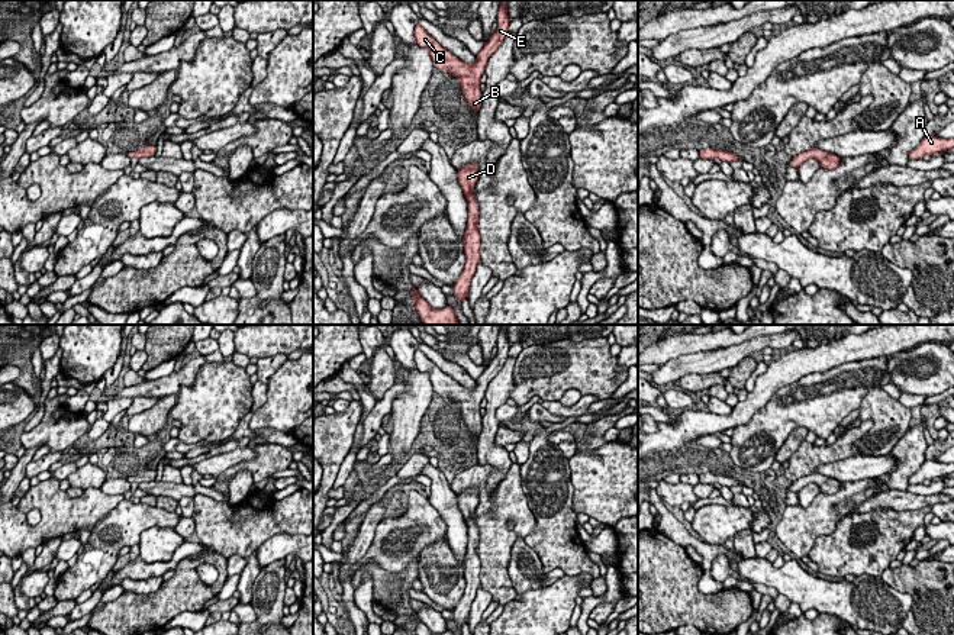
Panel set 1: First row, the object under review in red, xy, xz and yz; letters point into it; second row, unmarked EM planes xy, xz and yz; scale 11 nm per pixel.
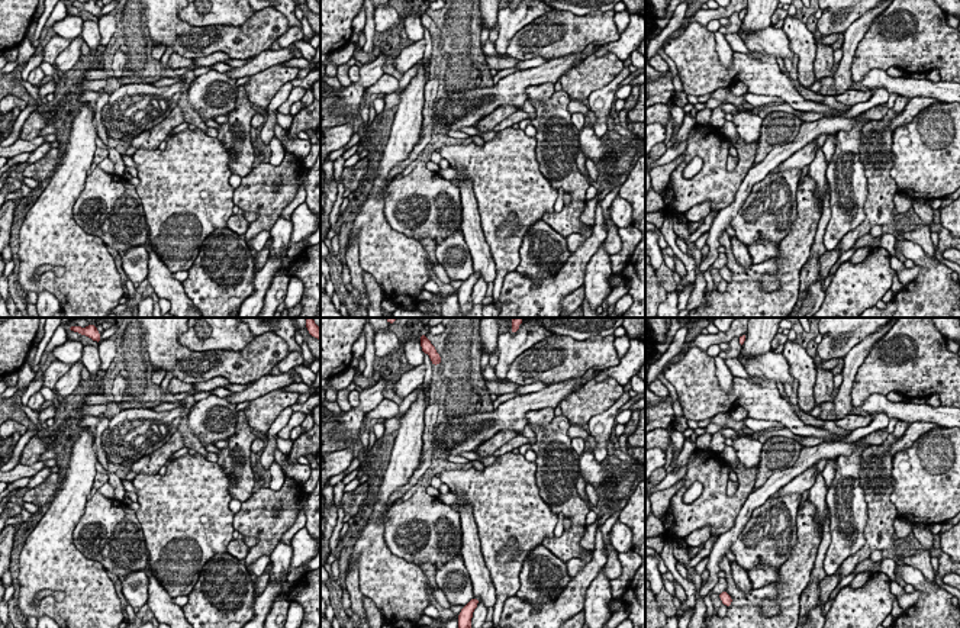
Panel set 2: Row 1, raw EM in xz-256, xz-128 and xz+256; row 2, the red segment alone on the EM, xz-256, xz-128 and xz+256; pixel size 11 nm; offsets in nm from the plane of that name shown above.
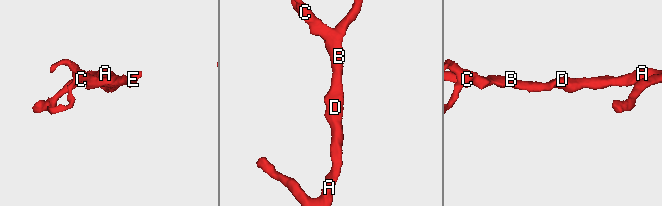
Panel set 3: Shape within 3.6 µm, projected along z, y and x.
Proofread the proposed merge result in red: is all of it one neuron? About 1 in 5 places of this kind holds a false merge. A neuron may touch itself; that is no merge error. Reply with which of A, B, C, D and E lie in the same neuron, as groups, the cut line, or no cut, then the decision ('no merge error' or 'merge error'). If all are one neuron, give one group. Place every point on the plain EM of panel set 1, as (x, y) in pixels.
A B C D E | no cut | no merge error

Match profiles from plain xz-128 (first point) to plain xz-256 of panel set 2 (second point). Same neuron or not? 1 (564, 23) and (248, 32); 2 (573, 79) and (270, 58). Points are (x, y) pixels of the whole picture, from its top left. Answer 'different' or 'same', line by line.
1: same
2: different

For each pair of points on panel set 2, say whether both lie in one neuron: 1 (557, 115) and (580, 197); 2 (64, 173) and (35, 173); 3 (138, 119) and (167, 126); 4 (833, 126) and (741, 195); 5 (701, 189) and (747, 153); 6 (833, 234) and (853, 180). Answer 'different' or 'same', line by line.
1: same
2: different
3: different
4: same
5: same
6: same

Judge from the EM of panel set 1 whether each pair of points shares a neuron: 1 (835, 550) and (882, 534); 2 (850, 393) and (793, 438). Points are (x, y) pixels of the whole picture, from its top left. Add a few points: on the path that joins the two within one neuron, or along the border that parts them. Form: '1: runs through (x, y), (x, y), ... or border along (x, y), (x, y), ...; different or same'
1: runs through (847, 550), (872, 544); same
2: border along (809, 429), (795, 428), (779, 450); different

